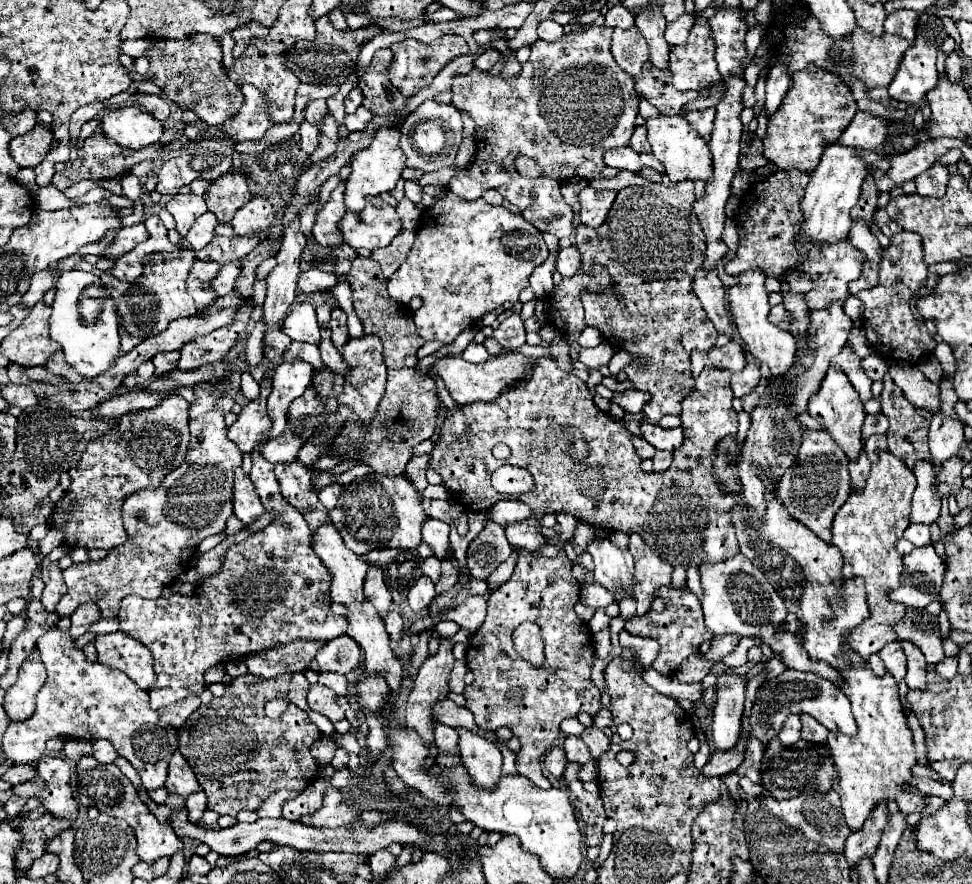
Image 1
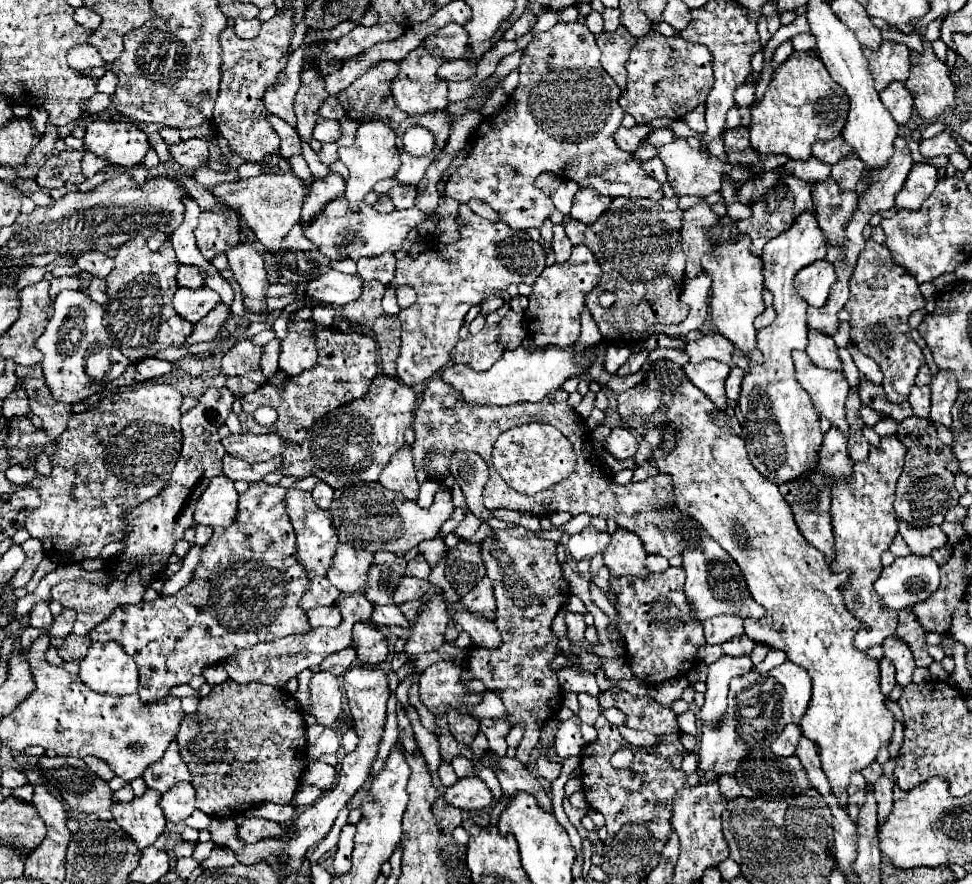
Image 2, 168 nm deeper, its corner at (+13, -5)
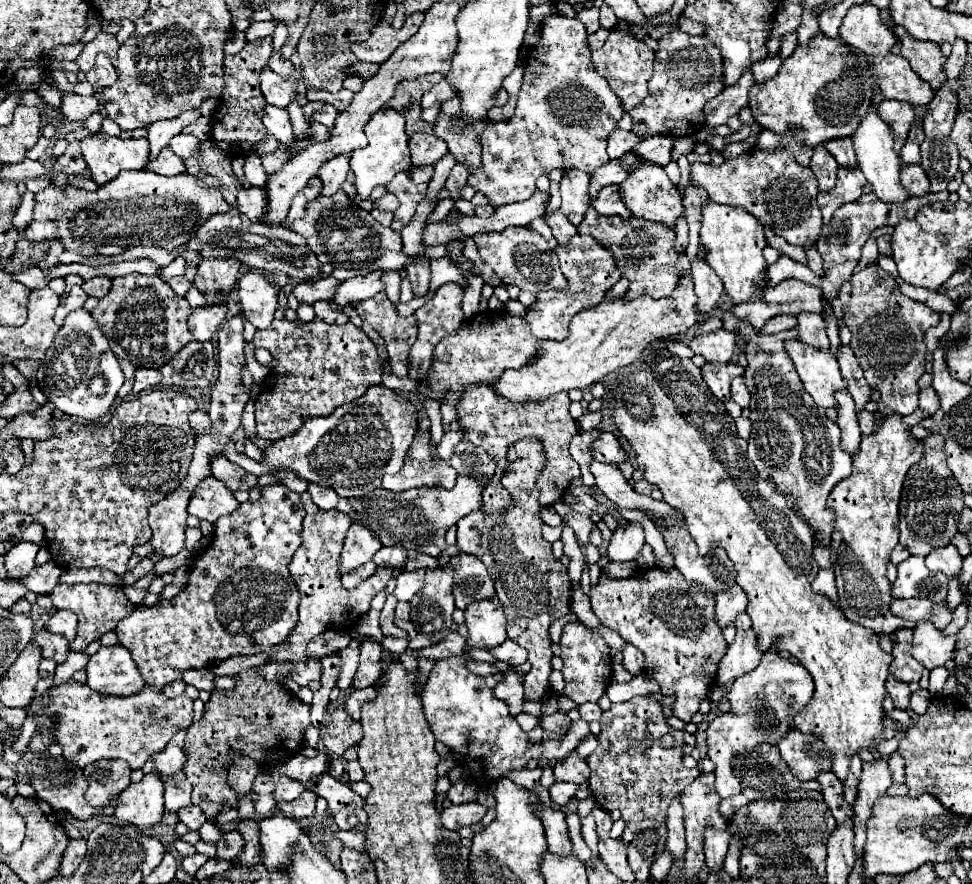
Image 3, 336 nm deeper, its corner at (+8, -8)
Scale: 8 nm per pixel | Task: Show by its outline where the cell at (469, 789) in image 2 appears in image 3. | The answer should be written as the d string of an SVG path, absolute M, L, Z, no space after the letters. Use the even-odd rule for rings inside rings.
M462 803L462 805L452 805L442 811L442 823L450 831L458 831L462 827L470 827L482 821L486 815L486 807L480 803Z

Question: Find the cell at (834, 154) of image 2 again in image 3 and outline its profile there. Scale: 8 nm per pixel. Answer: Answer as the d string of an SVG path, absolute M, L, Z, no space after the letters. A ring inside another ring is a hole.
M824 145L814 147L814 155L812 155L812 161L810 161L810 169L816 175L818 189L822 193L828 193L828 191L834 189L838 163L836 163L836 159L832 159L832 155L828 155L828 151L826 151Z

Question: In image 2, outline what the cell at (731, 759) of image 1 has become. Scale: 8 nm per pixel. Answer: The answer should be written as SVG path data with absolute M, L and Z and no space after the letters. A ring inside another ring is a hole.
M785 662L785 664L769 670L767 676L755 674L751 670L745 676L739 676L739 680L731 680L729 704L727 704L727 712L723 714L723 720L715 728L701 728L699 770L703 770L703 772L713 770L719 776L733 774L747 752L751 752L753 748L769 746L775 740L775 736L779 736L779 732L783 732L783 728L787 724L799 724L807 712L809 700L811 700L811 678L807 676L807 672L803 672L803 668L797 668L797 664L791 664L791 662Z

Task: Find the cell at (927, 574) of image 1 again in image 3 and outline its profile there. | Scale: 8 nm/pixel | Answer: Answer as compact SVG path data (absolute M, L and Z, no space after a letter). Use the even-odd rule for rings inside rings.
M908 557L898 565L898 579L892 585L892 595L910 599L922 597L940 603L946 599L948 593L948 579L946 575L928 571L924 565L924 557Z

